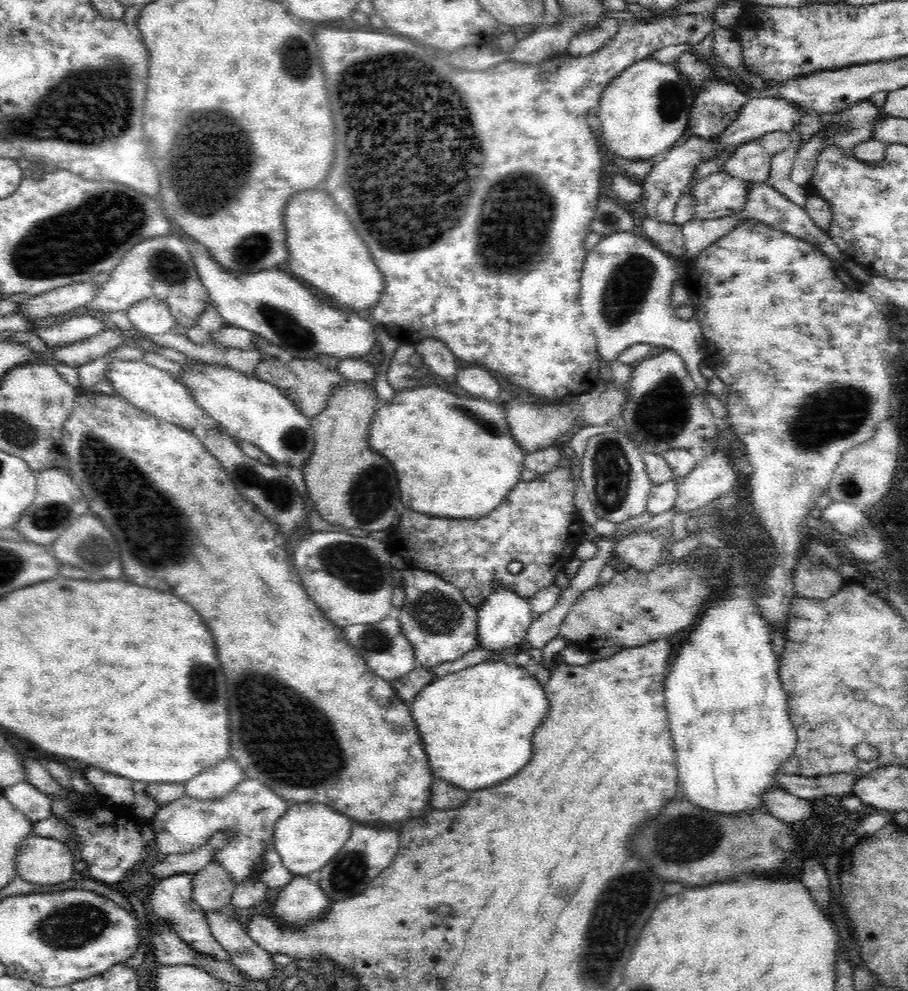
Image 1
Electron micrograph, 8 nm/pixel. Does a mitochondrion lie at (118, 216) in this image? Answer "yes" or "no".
yes

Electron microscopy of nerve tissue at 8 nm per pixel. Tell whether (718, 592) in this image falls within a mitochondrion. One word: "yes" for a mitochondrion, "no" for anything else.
no

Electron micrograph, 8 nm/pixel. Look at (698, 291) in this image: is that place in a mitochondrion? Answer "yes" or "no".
no

